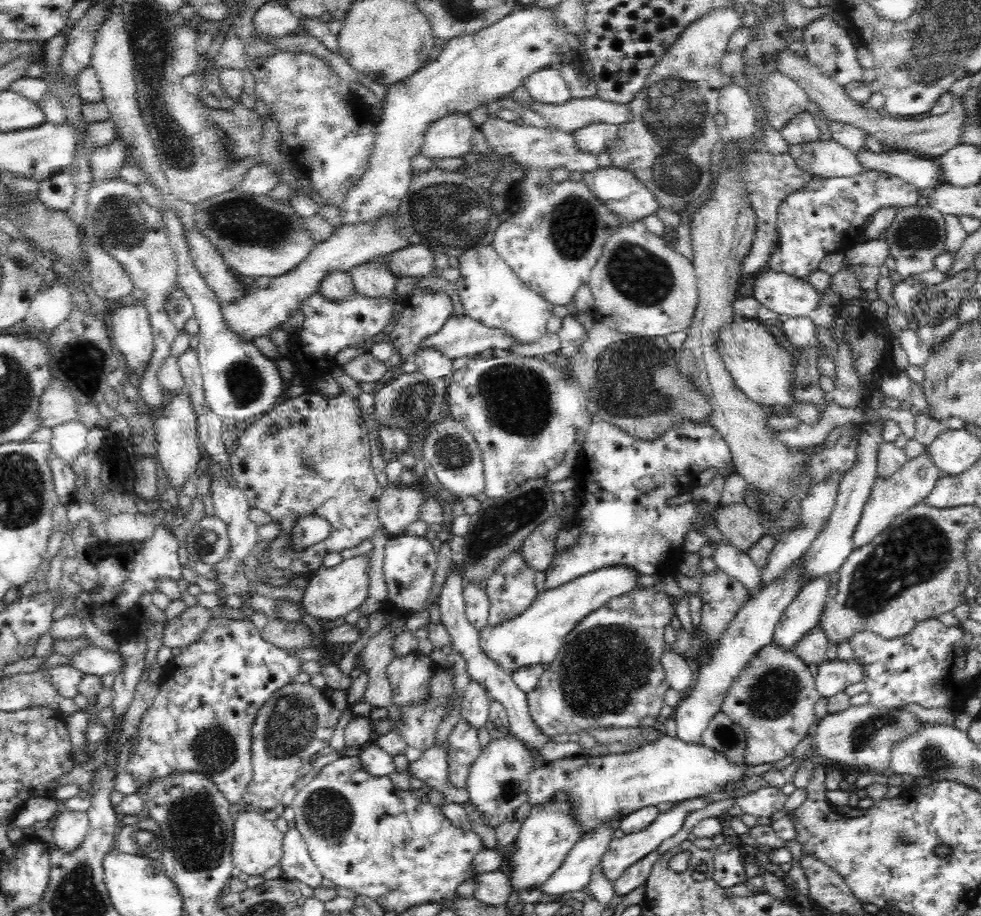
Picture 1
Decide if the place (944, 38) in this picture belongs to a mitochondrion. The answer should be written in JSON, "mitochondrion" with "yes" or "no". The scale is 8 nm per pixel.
{"mitochondrion":"yes"}

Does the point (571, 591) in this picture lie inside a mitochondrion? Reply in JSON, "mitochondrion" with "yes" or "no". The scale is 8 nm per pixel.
{"mitochondrion":"no"}

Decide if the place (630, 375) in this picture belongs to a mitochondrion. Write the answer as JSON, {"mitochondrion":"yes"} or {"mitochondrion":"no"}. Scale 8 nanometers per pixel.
{"mitochondrion":"yes"}

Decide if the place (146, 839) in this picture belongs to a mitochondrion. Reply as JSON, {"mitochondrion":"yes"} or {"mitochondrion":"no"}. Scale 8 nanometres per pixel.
{"mitochondrion":"yes"}

